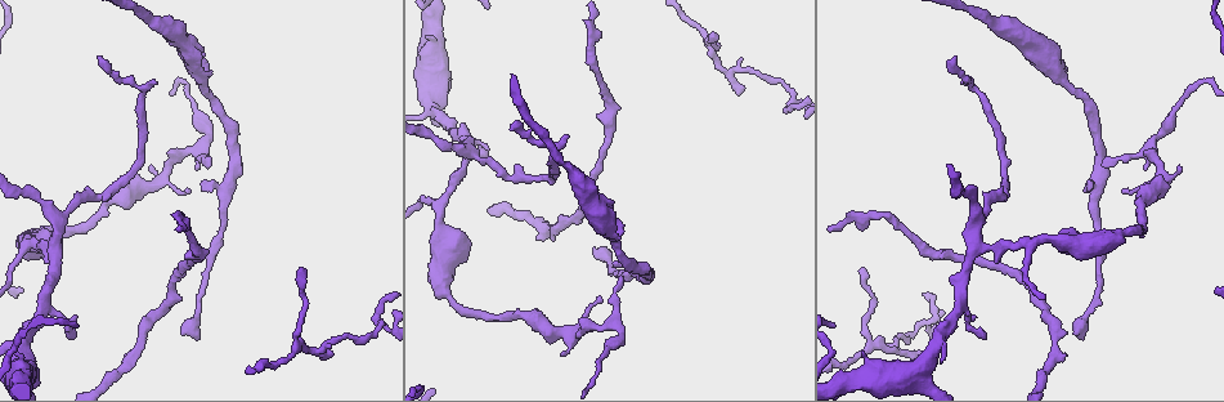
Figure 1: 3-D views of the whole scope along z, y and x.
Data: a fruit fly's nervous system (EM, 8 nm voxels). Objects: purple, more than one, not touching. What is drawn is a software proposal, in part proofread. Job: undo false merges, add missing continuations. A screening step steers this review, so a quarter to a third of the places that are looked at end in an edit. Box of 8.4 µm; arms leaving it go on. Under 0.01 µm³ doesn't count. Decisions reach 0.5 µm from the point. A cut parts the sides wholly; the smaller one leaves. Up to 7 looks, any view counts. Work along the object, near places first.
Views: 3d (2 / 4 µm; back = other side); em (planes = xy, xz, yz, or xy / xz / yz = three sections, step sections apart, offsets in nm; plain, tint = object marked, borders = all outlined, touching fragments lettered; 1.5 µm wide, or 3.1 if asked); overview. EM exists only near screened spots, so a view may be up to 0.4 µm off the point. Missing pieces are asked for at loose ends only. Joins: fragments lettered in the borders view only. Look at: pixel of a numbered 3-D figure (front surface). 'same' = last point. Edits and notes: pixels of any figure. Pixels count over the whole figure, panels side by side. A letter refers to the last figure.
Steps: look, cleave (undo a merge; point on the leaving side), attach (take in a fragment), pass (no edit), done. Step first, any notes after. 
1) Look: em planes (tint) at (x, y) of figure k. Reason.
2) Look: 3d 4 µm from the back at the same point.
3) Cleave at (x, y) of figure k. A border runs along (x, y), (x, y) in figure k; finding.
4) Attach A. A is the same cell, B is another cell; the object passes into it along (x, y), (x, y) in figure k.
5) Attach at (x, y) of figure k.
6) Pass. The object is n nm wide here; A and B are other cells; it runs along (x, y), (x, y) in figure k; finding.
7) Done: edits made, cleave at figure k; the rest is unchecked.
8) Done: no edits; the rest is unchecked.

Look: em planes (borders) at (441, 201) of figure 1. Branch point.

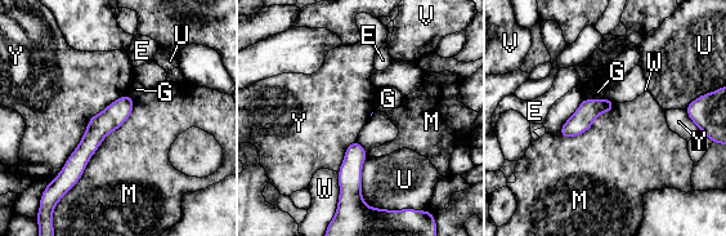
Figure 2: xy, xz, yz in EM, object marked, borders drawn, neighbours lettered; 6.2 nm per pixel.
Pass. E, G, M, U, V, W and Y are other cells; one cell here.

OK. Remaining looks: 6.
Look: em planes (borders) at (298, 343) of figure 1. Arms part here.

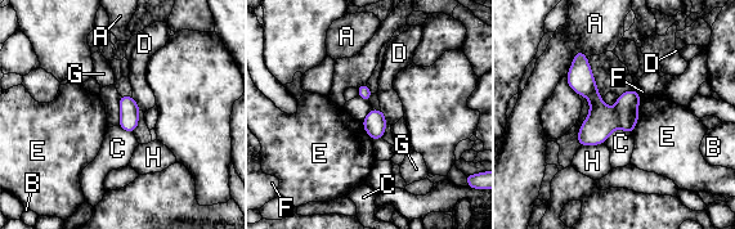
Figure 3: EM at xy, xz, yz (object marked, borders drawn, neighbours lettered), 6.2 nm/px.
Pass. A, B, C, D, E, F, G and H are other cells; continuous, no second cell.

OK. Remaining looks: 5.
Look: 3d 4 µm at (379, 324) of figure 1.

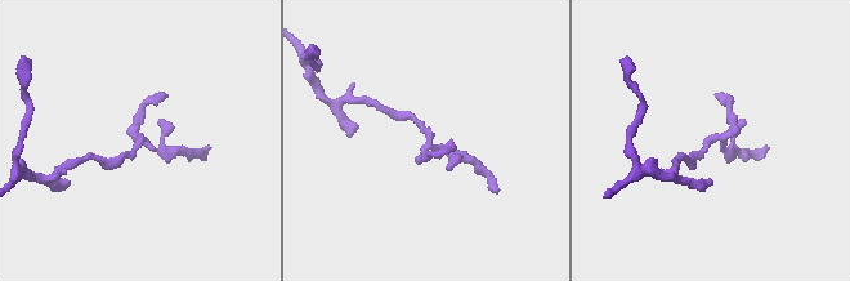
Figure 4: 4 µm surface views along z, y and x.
Look: em planes (borders) at (722, 143) of figure 4.

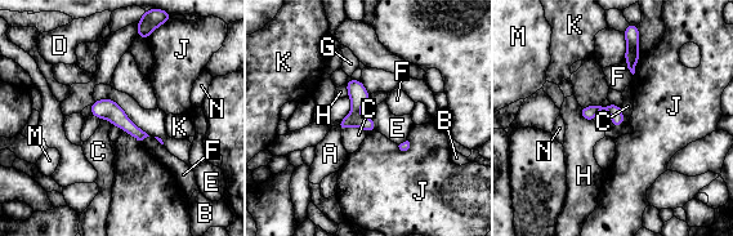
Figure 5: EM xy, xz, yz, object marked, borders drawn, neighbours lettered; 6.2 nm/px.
Pass. A, B, C, D, E, F, G, H, J, K, M and N are other cells; it runs along (94, 106), (108, 108), (142, 134) in figure 5; one cell here.

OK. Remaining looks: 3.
Done: no edits; the rest is unchecked.

